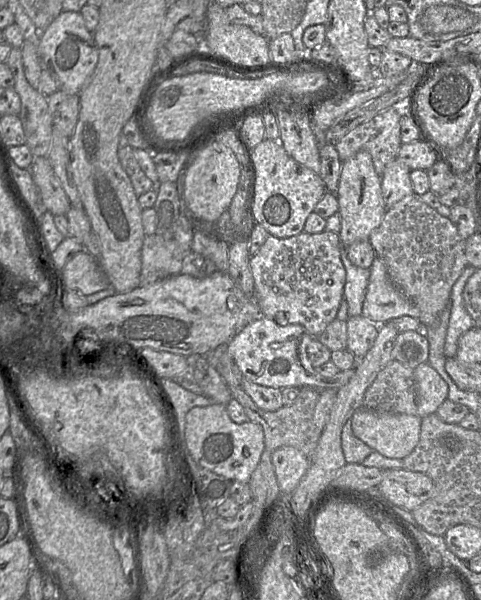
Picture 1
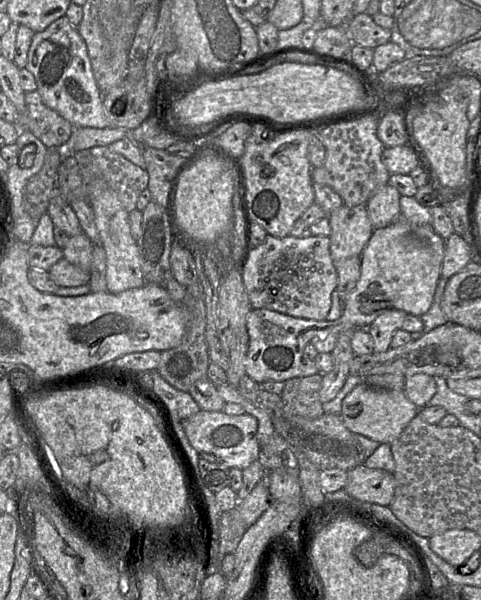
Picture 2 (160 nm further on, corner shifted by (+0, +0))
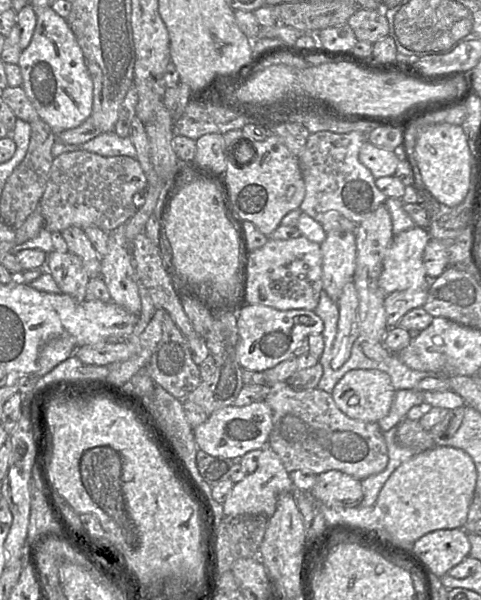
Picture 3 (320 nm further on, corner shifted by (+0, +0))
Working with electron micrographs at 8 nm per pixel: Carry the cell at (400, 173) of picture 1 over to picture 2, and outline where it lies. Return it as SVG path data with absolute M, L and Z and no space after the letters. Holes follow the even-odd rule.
M386 184L368 200L366 207L374 229L387 227L399 218L400 197L396 188Z

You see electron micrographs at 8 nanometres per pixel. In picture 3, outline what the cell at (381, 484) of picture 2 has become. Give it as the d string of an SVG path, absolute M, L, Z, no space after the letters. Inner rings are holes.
M338 470L318 474L309 493L332 508L358 506L363 499L361 481Z

